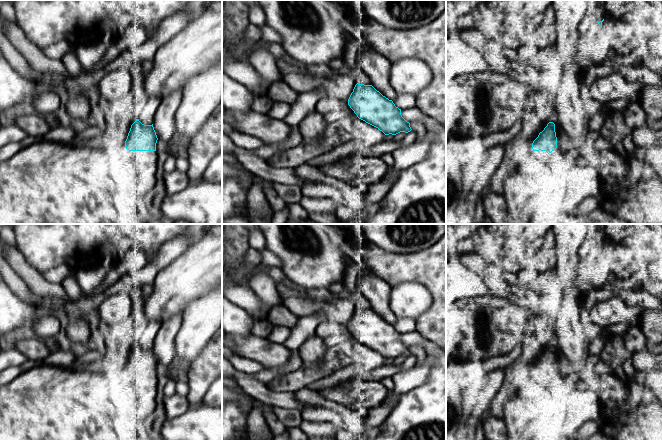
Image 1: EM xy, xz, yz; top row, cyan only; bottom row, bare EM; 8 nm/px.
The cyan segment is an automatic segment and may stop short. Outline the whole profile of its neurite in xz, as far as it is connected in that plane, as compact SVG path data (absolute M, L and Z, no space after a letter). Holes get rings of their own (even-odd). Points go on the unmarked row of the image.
M356 308L348 329L357 341L378 352L385 359L408 357L410 347L401 339L401 333L377 315L372 309Z

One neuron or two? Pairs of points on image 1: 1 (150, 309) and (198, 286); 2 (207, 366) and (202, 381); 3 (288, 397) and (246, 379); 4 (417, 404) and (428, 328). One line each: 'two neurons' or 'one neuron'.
1: one neuron
2: one neuron
3: one neuron
4: two neurons

